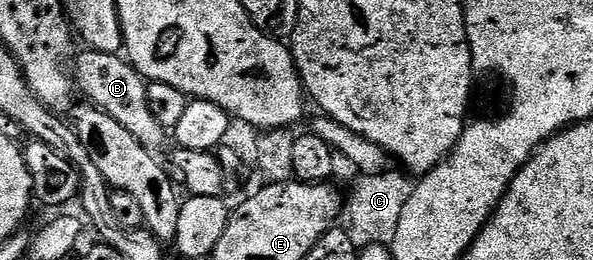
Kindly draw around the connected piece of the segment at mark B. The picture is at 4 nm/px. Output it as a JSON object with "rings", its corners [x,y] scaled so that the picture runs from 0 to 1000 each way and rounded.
{"rings":[[[148,185],[138,196],[126,223],[126,300],[135,358],[138,346],[155,404],[214,492],[241,569],[270,585],[278,562],[282,504],[275,477],[268,477],[268,462],[261,462],[261,431],[255,431],[255,400],[248,385],[248,304],[204,208],[182,208]]]}

